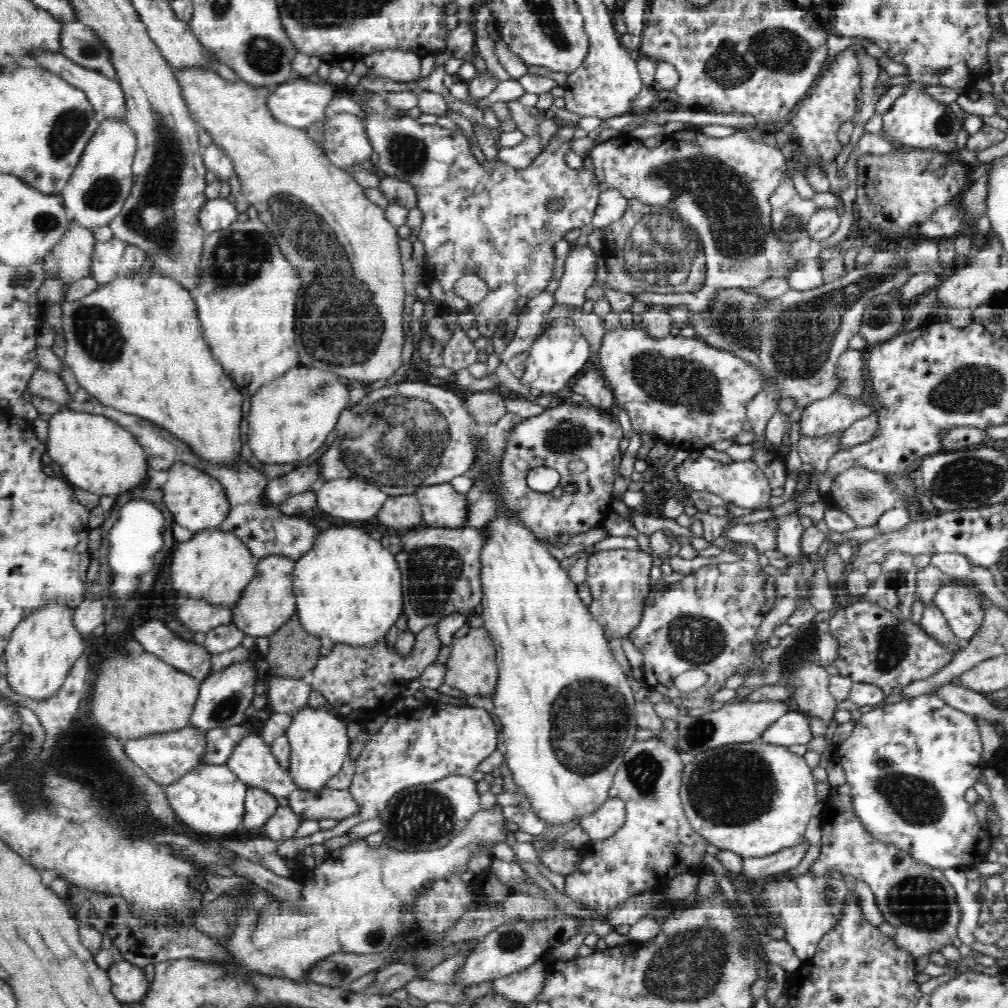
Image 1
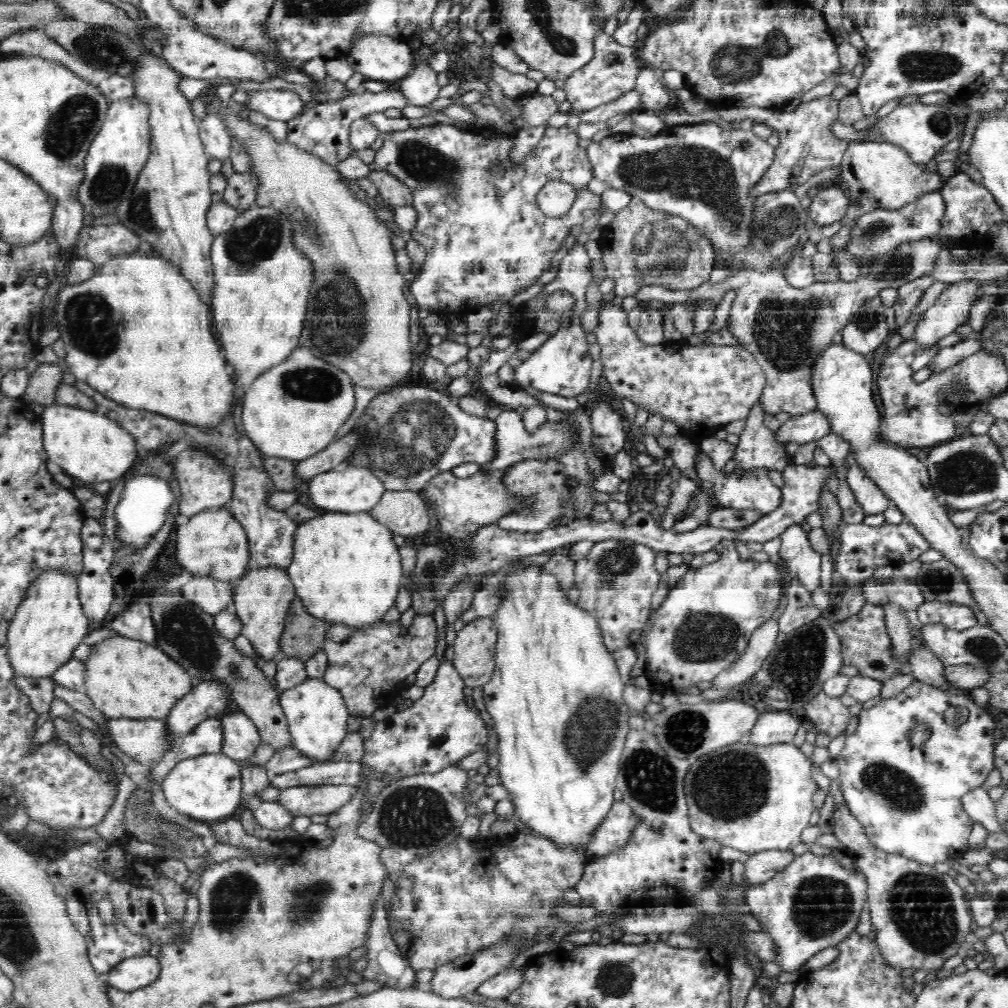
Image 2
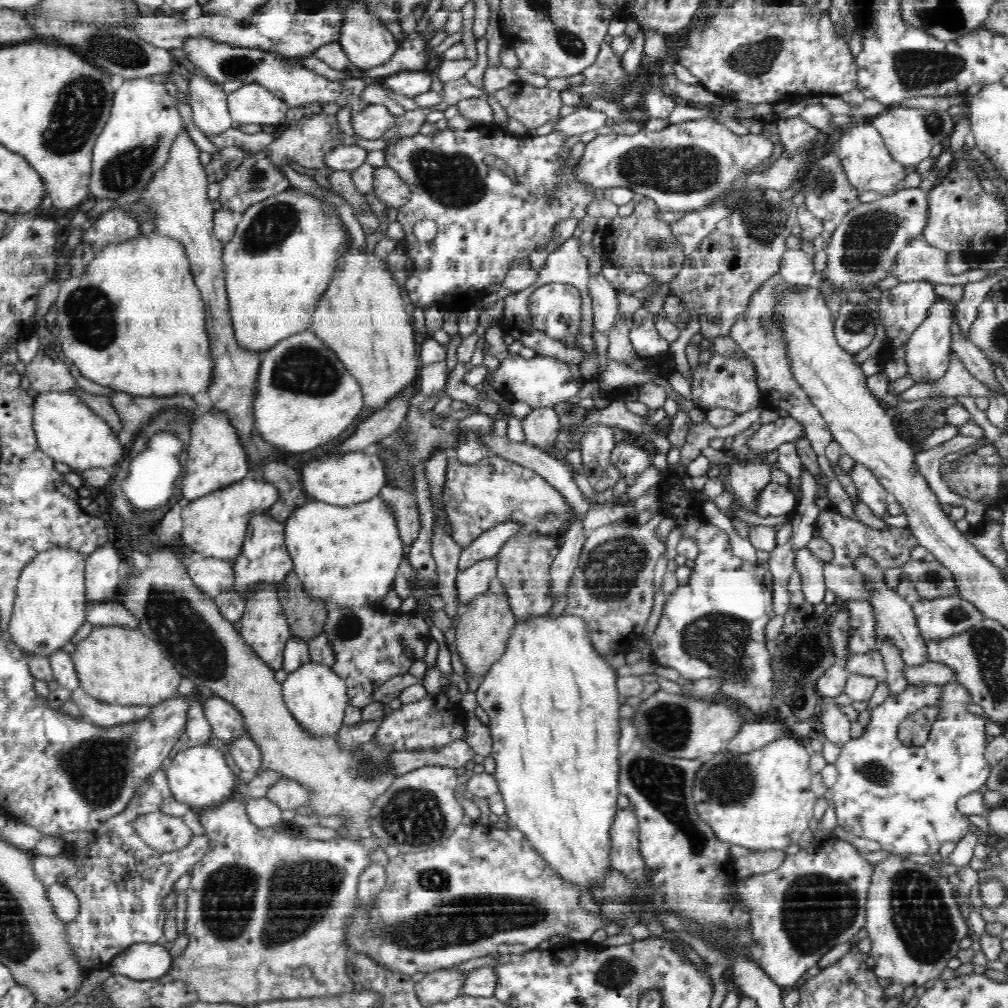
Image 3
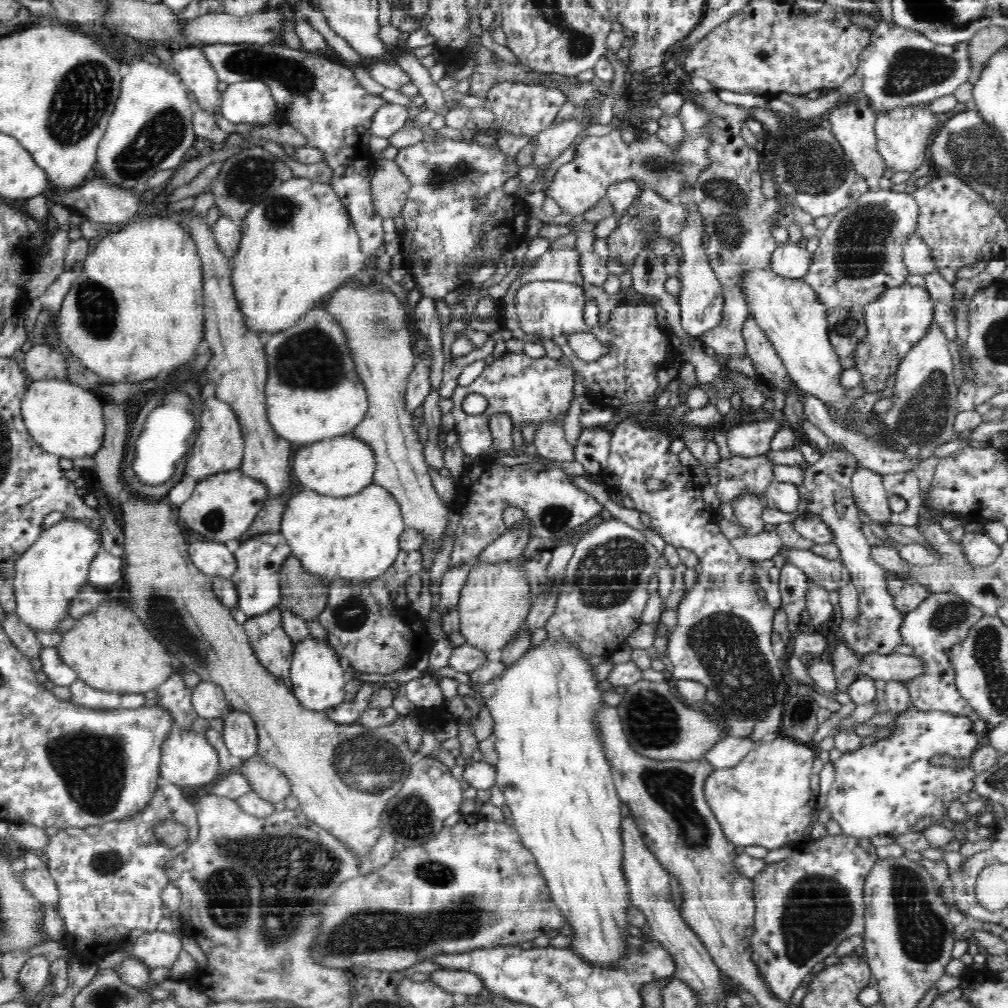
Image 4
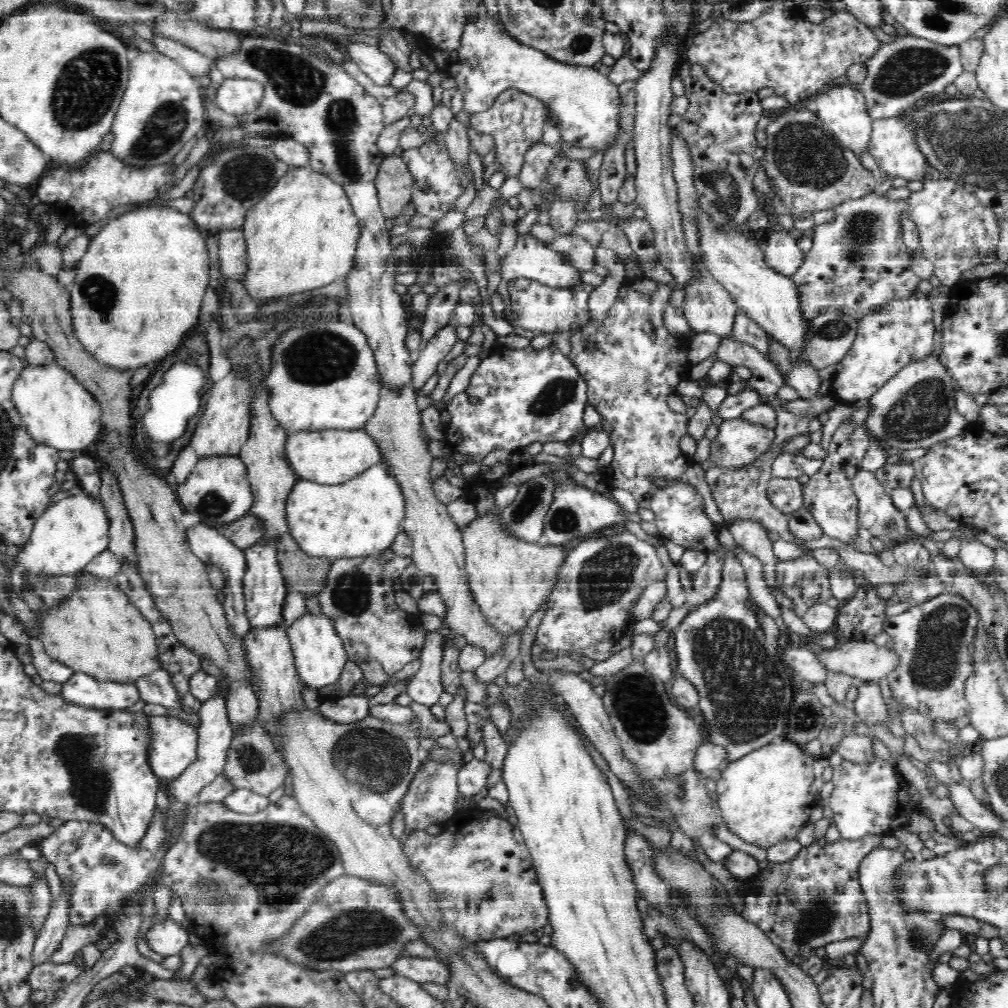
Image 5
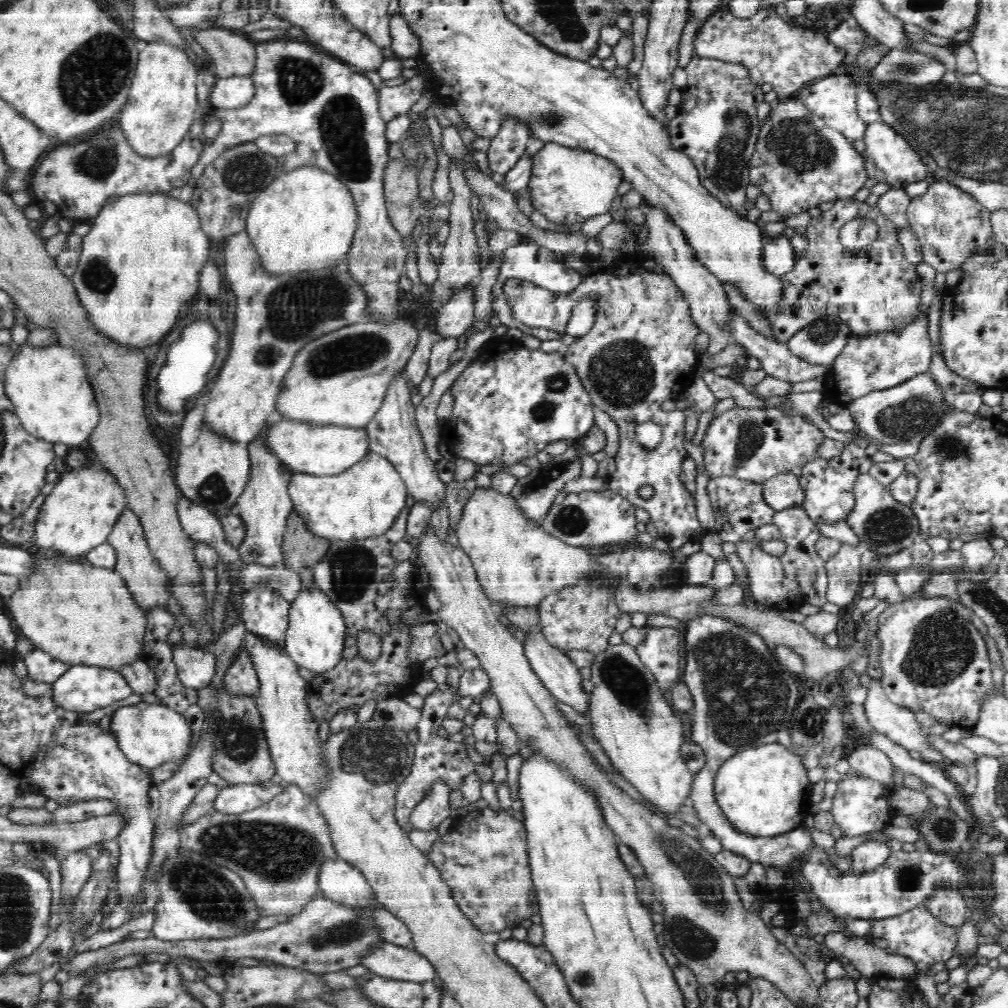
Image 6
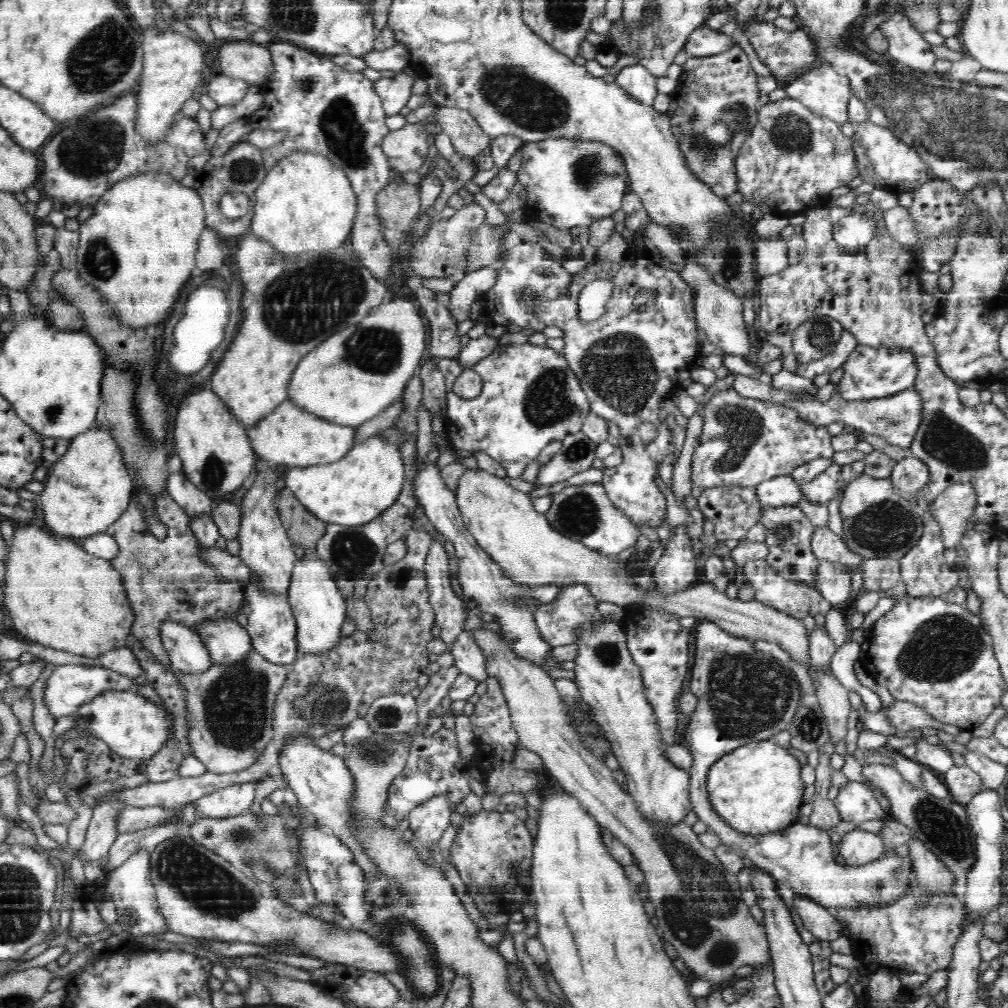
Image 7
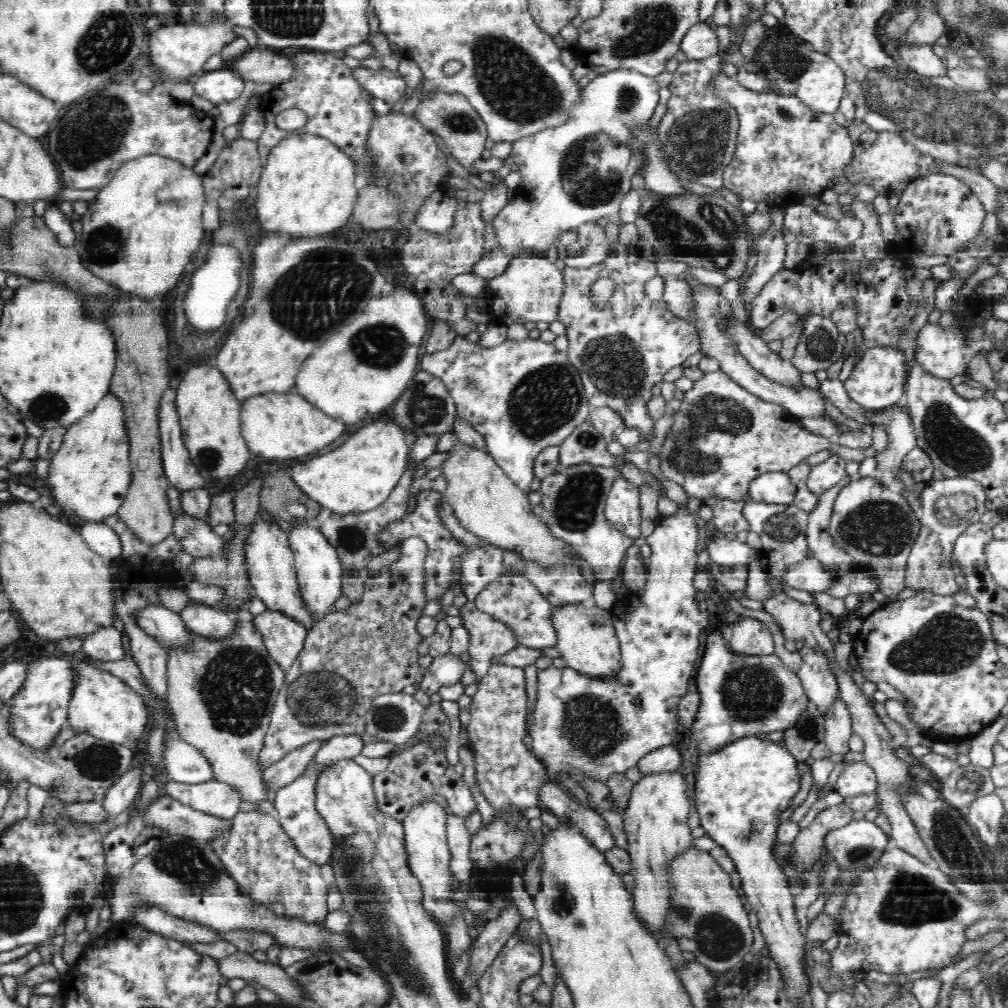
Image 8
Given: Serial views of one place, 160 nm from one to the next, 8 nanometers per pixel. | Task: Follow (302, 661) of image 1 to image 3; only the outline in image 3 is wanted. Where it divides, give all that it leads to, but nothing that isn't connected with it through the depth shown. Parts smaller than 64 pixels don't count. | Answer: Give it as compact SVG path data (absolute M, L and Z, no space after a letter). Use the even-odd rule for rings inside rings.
M290 569L284 580L274 587L292 633L306 640L323 633L322 624L330 605L307 592L294 569Z

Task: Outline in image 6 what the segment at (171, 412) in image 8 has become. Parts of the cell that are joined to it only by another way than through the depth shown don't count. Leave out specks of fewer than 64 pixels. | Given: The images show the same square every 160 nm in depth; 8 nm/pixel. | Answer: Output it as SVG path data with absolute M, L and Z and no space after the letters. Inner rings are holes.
M181 492L178 496L178 500L176 500L176 506L179 521L181 522L181 527L185 534L189 536L194 543L201 540L202 542L207 542L215 546L219 550L219 555L223 558L224 564L231 565L232 576L233 570L241 564L241 560L239 559L239 553L236 548L231 547L224 541L224 531L222 531L222 525L216 515L208 507L203 504L196 504L196 502L190 500L190 498Z

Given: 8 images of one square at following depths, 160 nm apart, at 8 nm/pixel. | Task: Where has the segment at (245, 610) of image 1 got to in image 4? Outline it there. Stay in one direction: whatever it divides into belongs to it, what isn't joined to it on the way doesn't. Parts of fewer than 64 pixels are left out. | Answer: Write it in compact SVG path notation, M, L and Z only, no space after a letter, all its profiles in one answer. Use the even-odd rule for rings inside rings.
M280 607L268 615L248 619L244 630L252 652L260 666L276 681L283 682L291 673L291 660L295 644L284 630Z

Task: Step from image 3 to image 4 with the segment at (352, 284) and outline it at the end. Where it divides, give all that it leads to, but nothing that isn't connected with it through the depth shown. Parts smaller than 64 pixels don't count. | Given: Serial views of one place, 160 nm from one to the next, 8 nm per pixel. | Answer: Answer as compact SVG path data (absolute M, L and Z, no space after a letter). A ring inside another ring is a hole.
M379 285L369 288L361 287L342 287L336 290L331 298L329 304L325 308L328 313L332 313L339 323L347 329L348 337L351 338L351 348L356 354L356 361L358 361L357 369L359 375L362 376L363 383L367 387L369 396L369 410L366 418L362 423L356 427L352 433L362 440L367 441L375 452L375 470L373 480L378 481L386 488L390 489L392 496L398 501L401 508L404 524L406 528L412 528L413 531L418 531L421 536L420 550L424 559L424 566L420 571L420 577L424 580L424 588L420 592L420 596L409 604L409 616L415 617L419 620L425 621L431 610L432 596L430 592L430 575L429 570L436 554L444 548L444 544L448 542L448 528L450 528L450 512L452 506L446 504L440 498L439 492L436 490L435 481L430 477L430 465L427 463L427 457L424 454L424 444L418 436L416 428L414 428L414 416L411 409L408 409L407 404L407 380L410 372L414 367L415 357L413 356L412 342L410 332L406 327L407 316L403 310L402 304L397 299L397 296L391 292L378 293L374 288ZM378 317L384 317L387 322L387 332L381 332L373 326L372 322L376 321Z

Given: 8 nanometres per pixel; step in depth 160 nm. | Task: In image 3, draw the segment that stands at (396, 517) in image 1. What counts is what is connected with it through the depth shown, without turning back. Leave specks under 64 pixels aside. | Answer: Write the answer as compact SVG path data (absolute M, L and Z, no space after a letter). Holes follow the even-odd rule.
M386 486L381 489L379 495L395 506L395 512L398 512L399 535L405 545L411 546L412 542L418 538L420 526L422 526L418 516L416 497L408 495L406 491Z

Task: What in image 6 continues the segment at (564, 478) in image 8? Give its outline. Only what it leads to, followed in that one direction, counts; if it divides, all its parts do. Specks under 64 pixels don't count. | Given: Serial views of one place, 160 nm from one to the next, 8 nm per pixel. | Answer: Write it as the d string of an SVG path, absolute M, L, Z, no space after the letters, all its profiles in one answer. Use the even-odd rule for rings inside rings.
M582 490L567 494L562 503L553 504L538 521L560 540L572 546L596 546L596 548L612 548L638 538L638 521L635 517L635 507L620 495L604 490Z

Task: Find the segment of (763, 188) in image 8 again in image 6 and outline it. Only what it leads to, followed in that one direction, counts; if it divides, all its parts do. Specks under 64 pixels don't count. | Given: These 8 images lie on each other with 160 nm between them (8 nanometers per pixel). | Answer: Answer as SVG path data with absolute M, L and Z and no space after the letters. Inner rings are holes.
M788 97L779 101L761 127L756 146L748 164L748 184L756 186L768 198L771 209L786 217L800 214L822 202L852 197L867 180L862 154L852 145L853 140L828 126L800 99Z

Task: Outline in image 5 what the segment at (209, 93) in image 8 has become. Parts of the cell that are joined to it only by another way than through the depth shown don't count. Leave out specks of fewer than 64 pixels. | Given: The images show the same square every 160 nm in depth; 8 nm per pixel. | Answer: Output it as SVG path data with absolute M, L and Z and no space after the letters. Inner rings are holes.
M229 77L217 88L215 102L228 115L244 114L257 108L263 90L264 87L253 79Z

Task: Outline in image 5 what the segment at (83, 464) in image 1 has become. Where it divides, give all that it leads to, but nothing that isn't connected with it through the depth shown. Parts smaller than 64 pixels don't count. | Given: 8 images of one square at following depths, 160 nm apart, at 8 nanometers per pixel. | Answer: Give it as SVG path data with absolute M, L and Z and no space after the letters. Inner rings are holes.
M56 360L22 366L11 397L28 434L38 443L80 453L99 436L101 407L91 392Z

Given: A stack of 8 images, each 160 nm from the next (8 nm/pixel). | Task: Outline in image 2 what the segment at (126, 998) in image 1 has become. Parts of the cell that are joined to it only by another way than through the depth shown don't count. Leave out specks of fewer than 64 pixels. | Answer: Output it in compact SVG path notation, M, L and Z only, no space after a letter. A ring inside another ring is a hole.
M145 953L120 960L106 976L109 984L120 990L136 990L153 983L162 970L159 957Z

